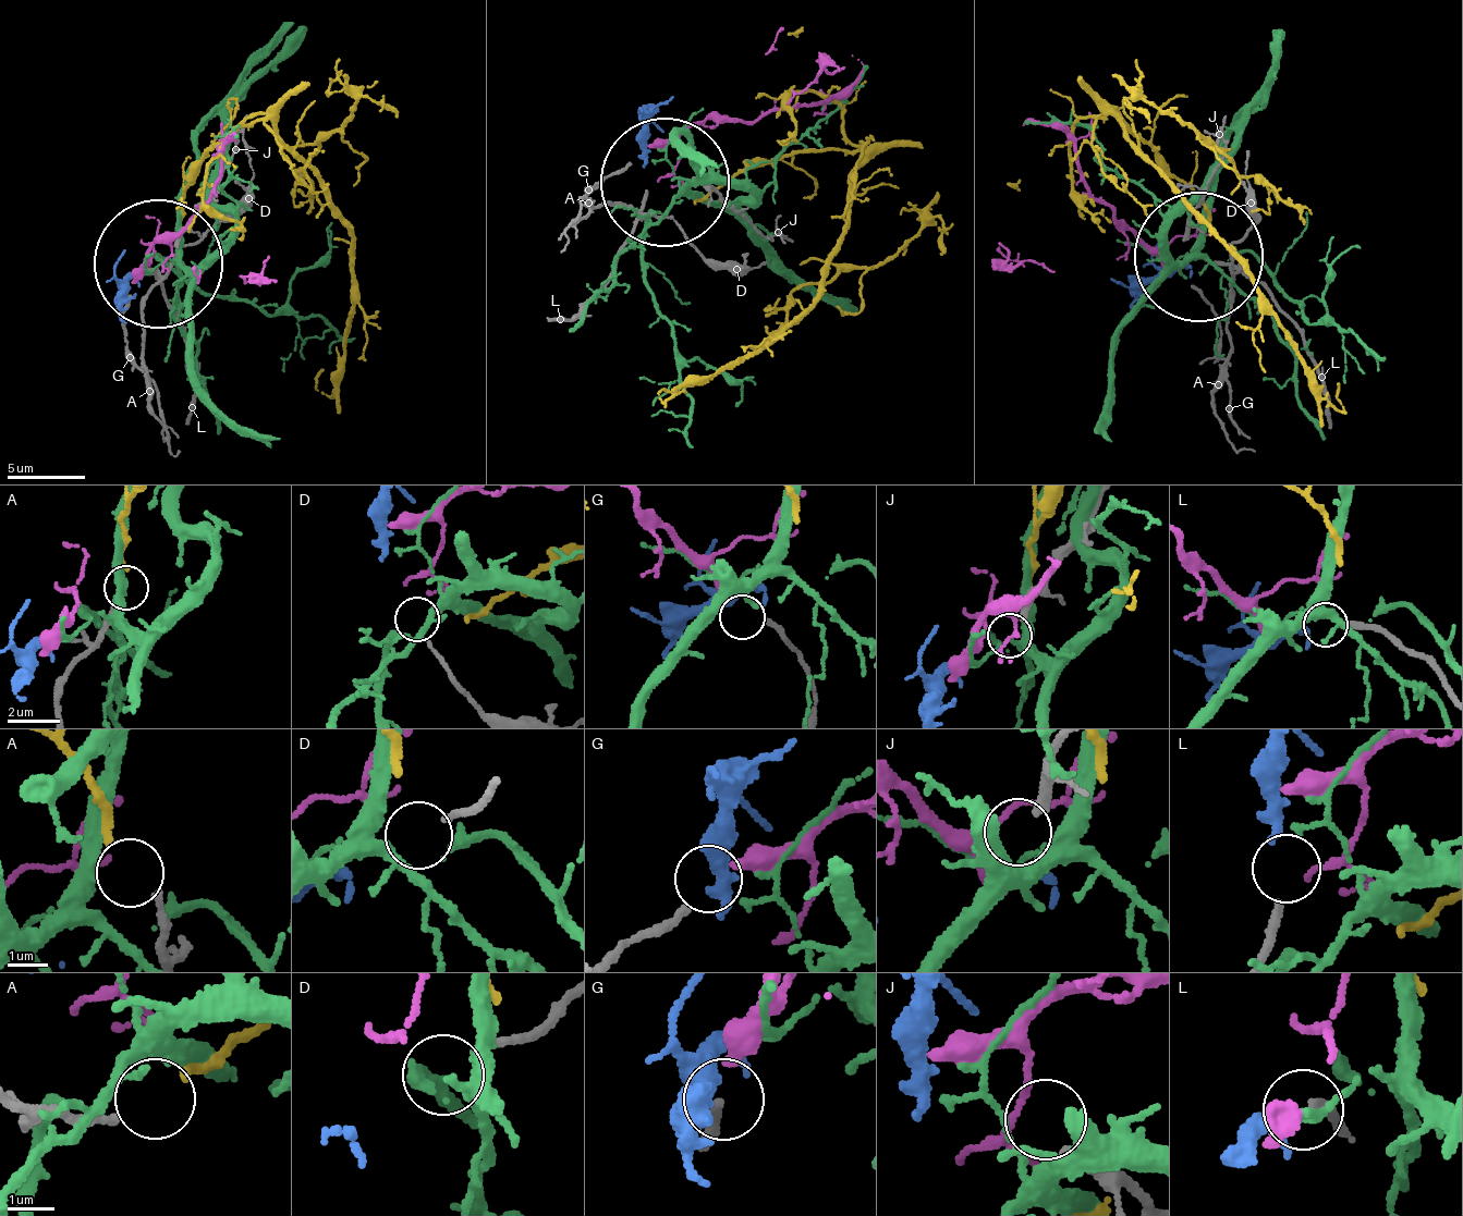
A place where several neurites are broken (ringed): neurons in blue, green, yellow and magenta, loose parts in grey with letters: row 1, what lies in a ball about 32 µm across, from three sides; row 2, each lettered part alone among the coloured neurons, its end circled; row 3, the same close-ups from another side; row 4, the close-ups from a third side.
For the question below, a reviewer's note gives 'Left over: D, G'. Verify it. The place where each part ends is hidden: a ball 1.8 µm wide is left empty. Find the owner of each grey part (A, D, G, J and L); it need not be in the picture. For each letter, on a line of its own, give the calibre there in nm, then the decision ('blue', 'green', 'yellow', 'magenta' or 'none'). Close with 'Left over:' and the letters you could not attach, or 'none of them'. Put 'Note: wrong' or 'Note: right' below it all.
A: 170 nm | yellow
D: 140 nm | none
G: 220 nm | magenta
J: 320 nm | none
L: 240 nm | blue
Left over: D, J
Note: wrong

